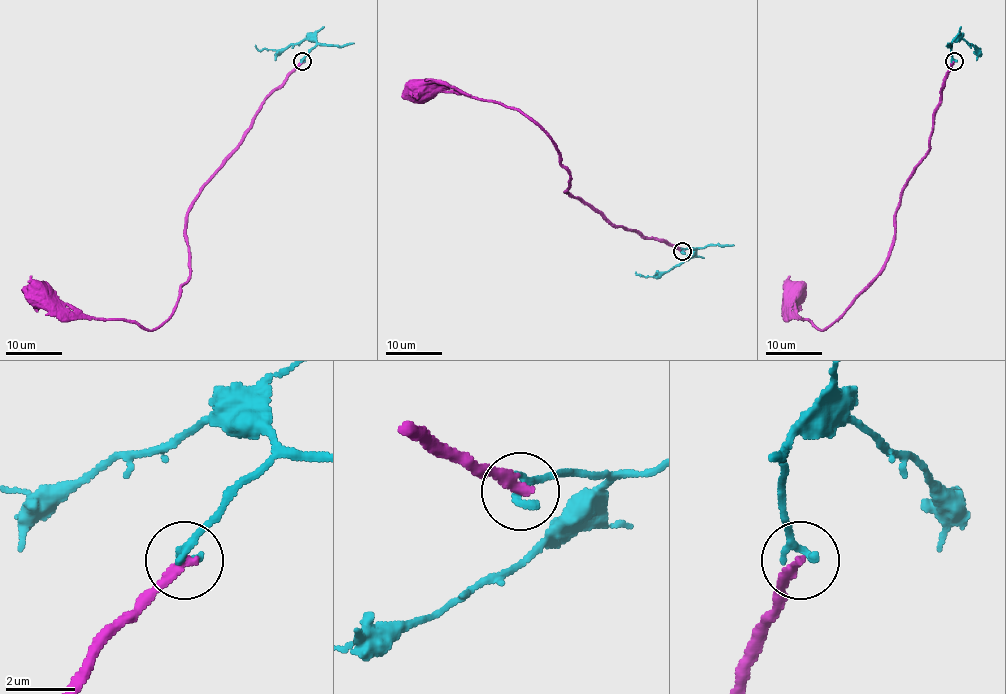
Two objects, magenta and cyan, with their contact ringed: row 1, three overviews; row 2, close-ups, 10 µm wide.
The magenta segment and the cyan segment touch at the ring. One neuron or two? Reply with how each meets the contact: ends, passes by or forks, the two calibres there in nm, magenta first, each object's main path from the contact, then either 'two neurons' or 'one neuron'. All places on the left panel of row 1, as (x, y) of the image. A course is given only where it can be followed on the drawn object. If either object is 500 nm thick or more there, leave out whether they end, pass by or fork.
magenta ends there; cyan ends there; 280 nm thick on the magenta side, 280 nm on the other; magenta runs (302, 61), (264, 101), (189, 211), (189, 279), (166, 320), (146, 330), (76, 312), (43, 285), (37, 289); cyan runs (301, 61), (316, 44), (315, 41), (302, 40), (277, 50), (258, 50), (255, 45); two neurons

